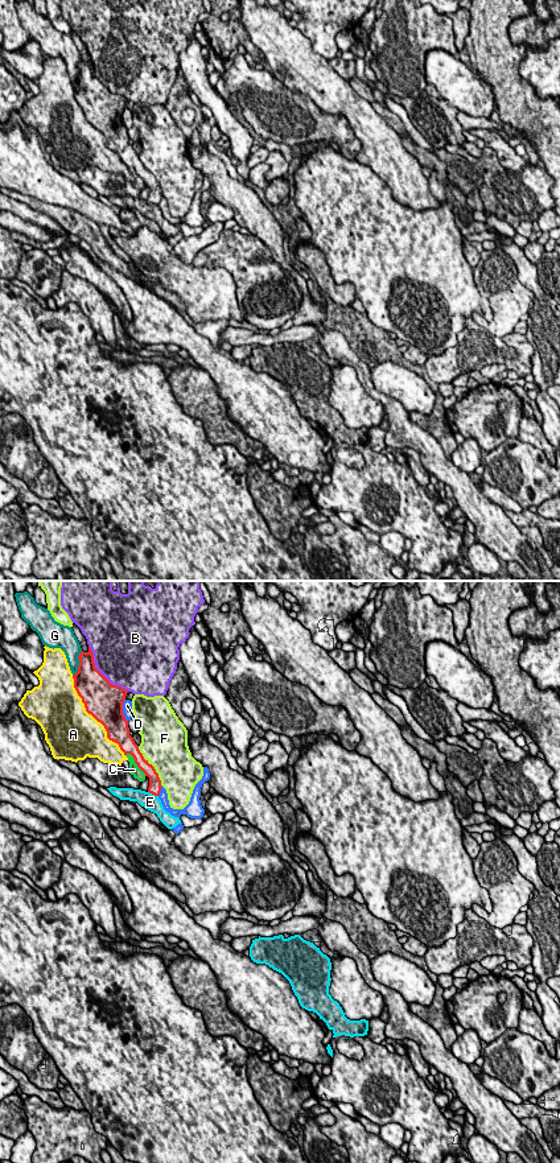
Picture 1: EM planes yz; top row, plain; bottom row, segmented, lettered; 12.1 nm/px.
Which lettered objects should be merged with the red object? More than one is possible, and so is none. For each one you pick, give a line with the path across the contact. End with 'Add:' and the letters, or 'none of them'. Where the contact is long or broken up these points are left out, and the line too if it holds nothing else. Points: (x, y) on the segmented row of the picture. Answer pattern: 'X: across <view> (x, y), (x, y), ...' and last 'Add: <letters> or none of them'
Add: none of them

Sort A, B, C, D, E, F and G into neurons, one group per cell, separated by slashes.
A C / B / D / E / F / G

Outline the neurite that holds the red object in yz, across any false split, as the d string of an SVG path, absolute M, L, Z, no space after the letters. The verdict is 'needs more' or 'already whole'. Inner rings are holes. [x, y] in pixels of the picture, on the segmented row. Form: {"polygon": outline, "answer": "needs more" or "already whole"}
{"polygon": "M88 647L87 652L81 652L78 672L73 675L74 688L85 704L86 712L100 722L107 738L119 745L124 755L131 754L137 767L149 778L148 792L158 796L161 780L155 767L144 759L129 735L128 721L123 714L123 702L128 690L112 685L96 668L94 655Z", "answer": "already whole"}

